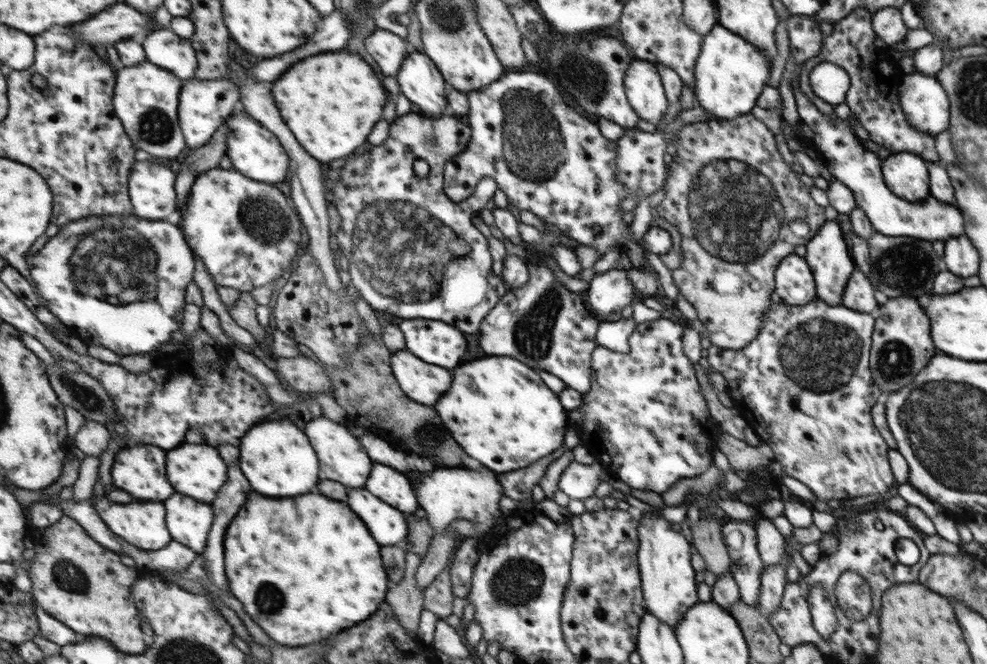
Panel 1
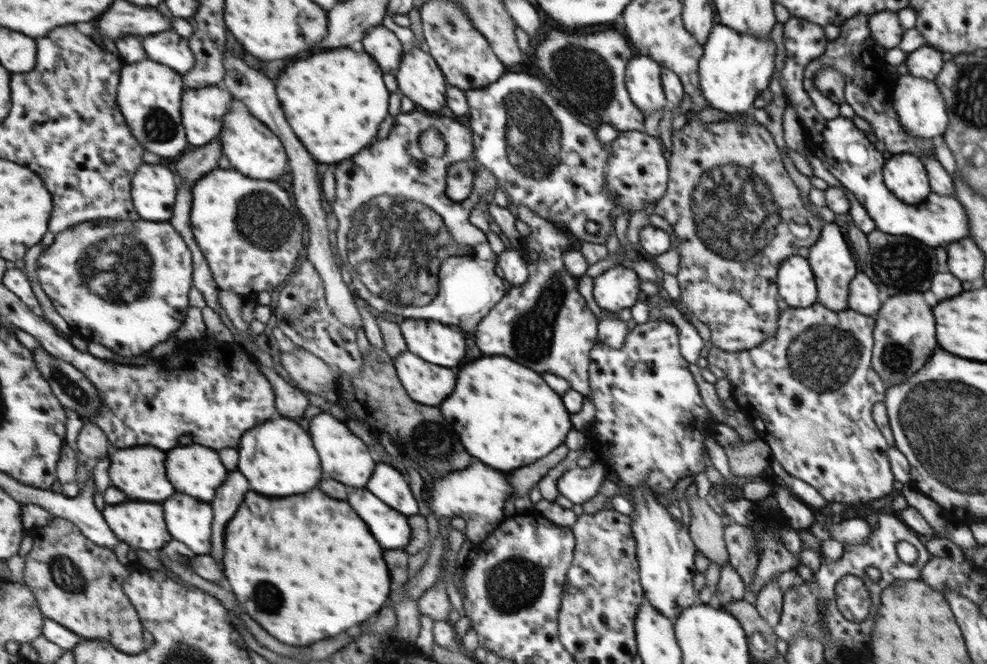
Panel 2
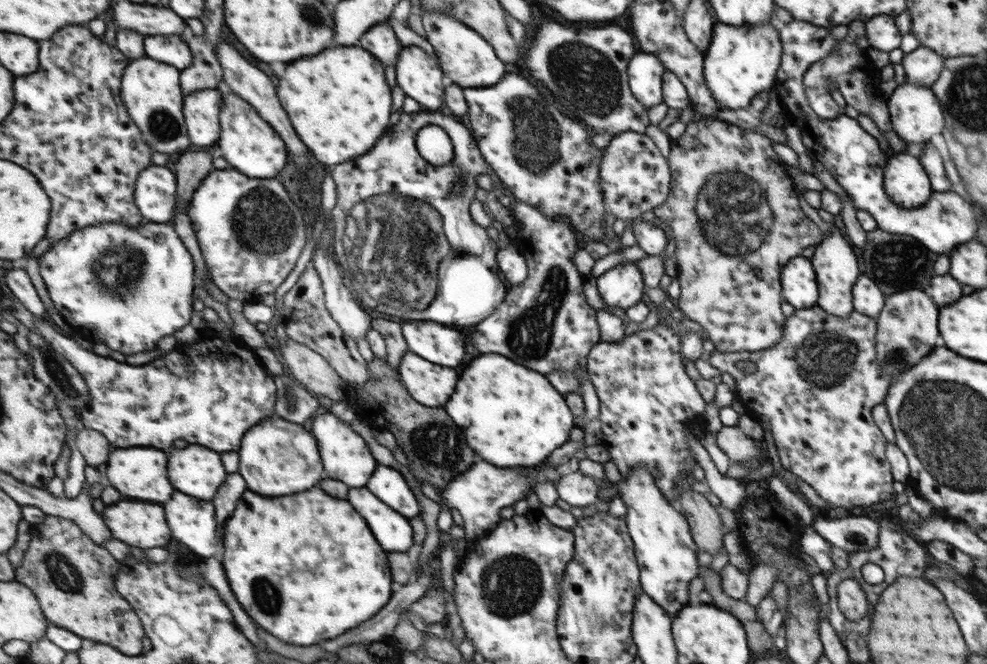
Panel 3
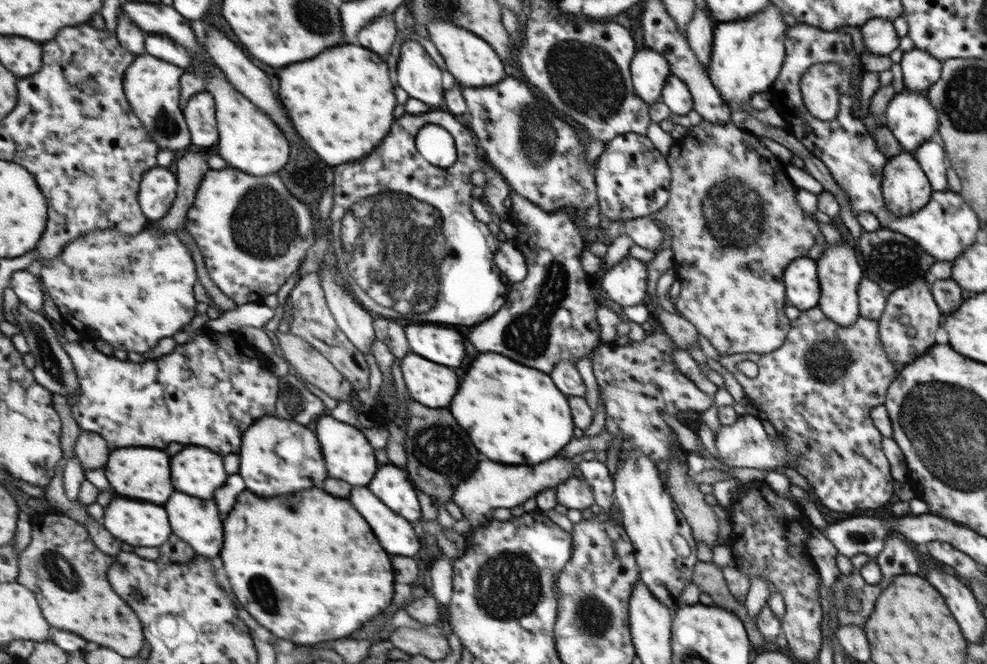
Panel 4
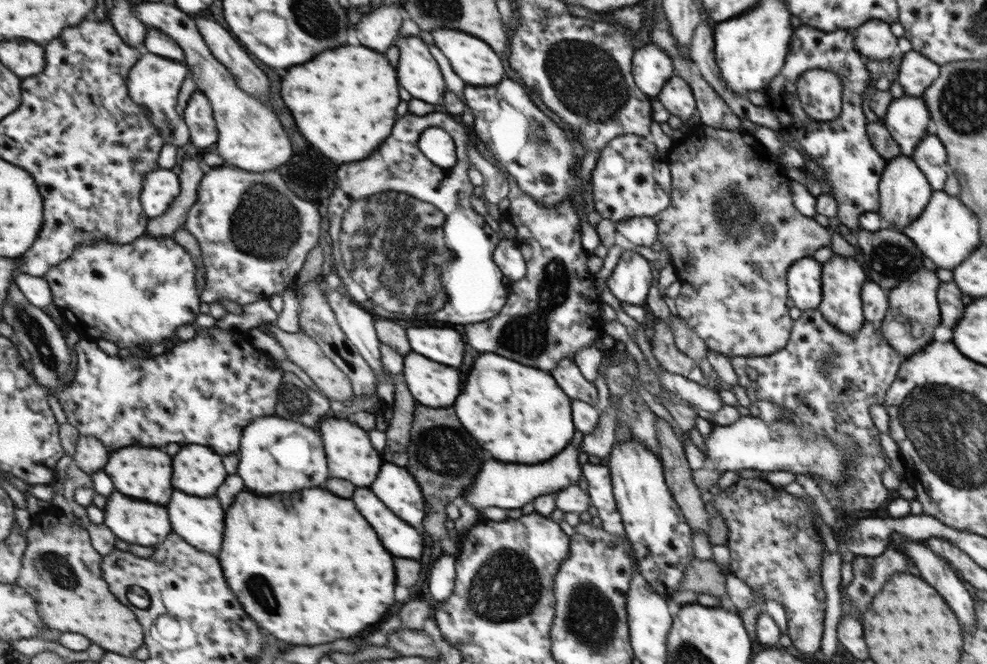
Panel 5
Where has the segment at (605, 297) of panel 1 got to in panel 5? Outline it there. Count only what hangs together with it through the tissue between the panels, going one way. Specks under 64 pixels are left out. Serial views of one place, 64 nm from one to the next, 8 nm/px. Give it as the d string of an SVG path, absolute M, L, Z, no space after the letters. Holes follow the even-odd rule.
M623 250L613 272L607 278L607 290L629 306L643 306L651 284L651 266L635 250Z

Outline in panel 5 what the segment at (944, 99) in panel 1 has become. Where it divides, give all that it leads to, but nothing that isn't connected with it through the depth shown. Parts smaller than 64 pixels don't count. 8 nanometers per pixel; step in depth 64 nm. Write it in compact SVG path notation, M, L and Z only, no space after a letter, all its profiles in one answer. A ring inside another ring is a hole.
M901 96L893 100L881 124L897 142L901 156L907 156L907 158L913 156L921 138L933 132L929 108L923 102L923 98L917 98L917 96Z

